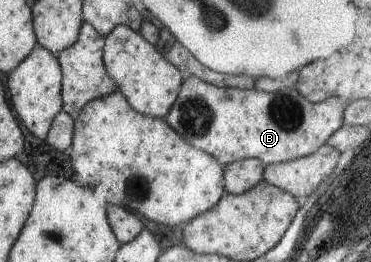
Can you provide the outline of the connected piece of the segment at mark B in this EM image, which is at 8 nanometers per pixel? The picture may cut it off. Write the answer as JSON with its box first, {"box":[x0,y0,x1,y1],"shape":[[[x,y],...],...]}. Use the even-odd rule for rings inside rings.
{"box":[164,75,345,166],"shape":[[[190,75],[180,86],[178,100],[164,118],[193,148],[203,148],[221,166],[259,159],[263,164],[286,163],[319,150],[343,124],[345,99],[331,97],[312,103],[294,87],[278,91],[238,89],[208,83]]]}

